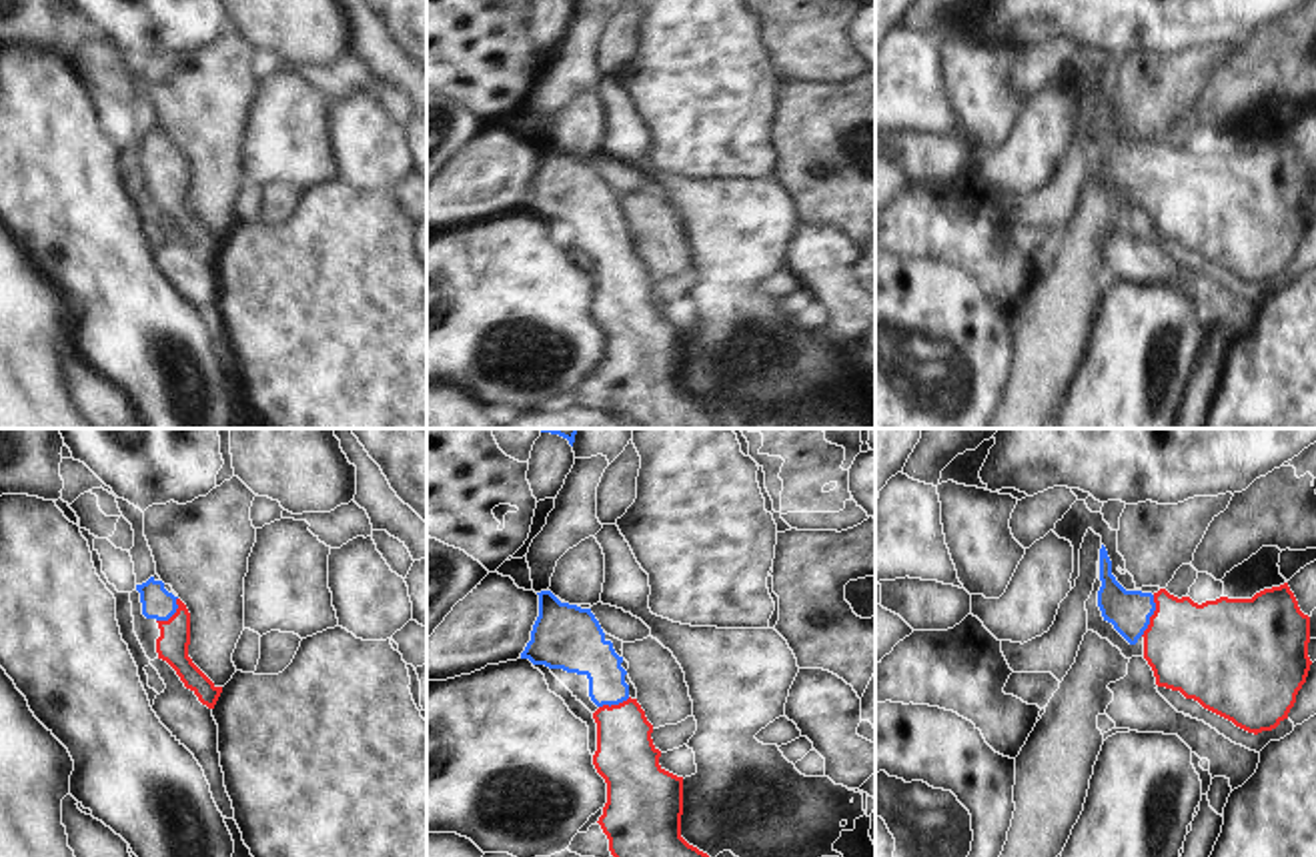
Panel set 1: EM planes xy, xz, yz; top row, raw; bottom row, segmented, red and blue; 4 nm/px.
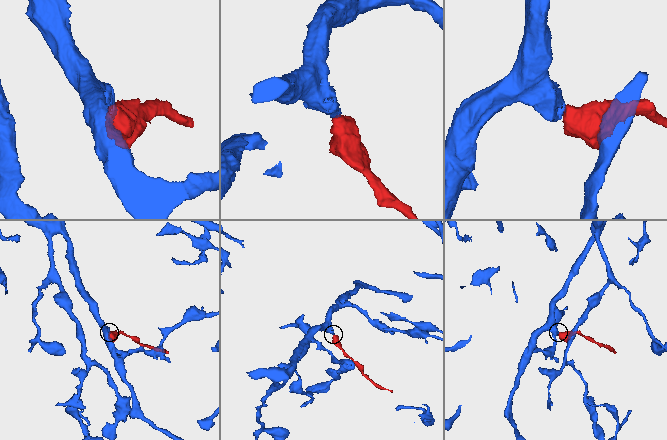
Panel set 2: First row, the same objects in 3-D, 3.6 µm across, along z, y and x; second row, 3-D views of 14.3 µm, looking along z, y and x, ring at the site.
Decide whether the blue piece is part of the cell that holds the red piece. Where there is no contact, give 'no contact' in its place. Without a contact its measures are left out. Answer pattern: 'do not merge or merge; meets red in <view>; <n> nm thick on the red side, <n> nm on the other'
merge; meets red in yz; 380 nm thick on the red side, 170 nm on the other

